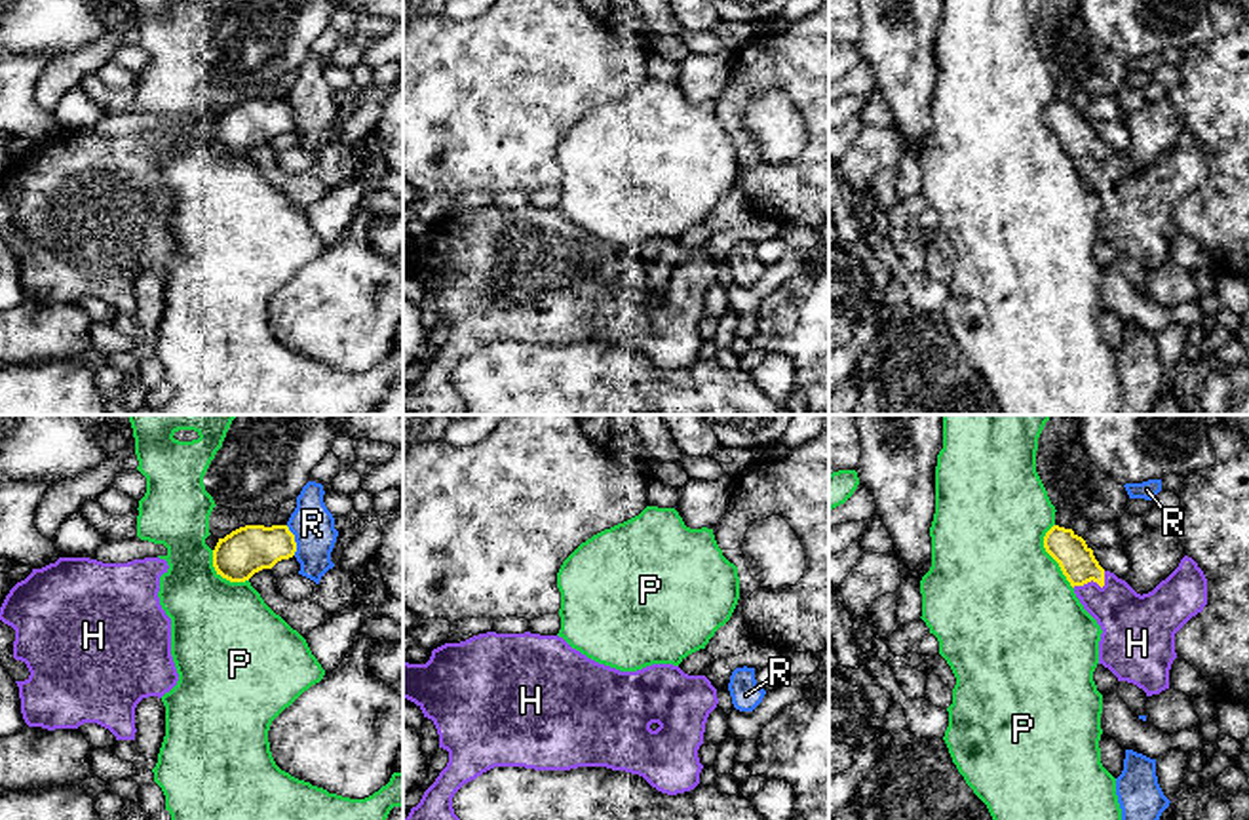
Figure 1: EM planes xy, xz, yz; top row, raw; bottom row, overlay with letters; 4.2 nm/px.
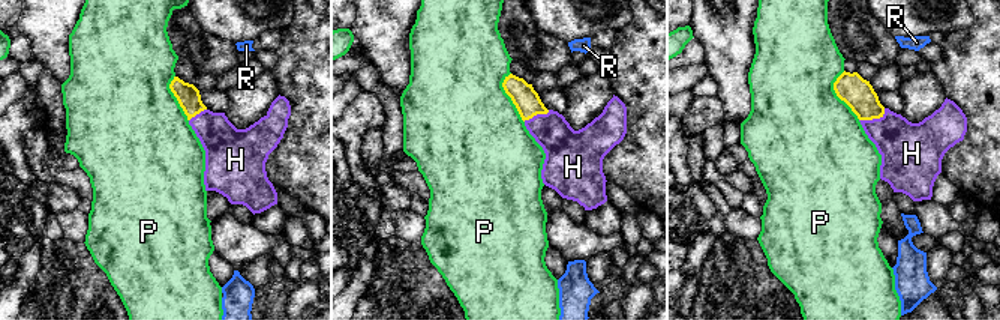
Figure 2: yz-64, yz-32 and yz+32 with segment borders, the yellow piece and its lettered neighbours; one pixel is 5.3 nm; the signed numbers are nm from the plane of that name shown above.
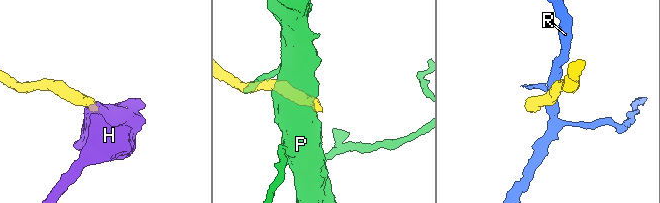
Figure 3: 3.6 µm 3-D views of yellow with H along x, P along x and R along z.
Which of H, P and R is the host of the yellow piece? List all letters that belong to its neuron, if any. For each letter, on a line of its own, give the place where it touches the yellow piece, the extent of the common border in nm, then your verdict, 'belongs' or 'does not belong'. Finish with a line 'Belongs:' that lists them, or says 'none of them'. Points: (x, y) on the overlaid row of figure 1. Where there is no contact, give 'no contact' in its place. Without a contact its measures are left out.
H: yz (1094, 581) | 160 nm | belongs
P: yz (1050, 554) | 300 nm | does not belong
R: xy (293, 541) | 130 nm | does not belong
Belongs: H

